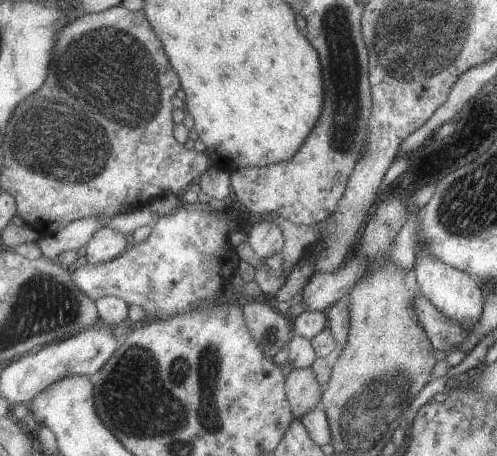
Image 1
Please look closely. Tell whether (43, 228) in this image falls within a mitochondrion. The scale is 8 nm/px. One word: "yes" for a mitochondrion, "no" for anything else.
no

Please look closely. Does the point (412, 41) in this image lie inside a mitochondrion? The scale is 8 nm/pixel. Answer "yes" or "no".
yes

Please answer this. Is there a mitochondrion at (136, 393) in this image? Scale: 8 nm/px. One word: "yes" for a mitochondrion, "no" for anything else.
yes

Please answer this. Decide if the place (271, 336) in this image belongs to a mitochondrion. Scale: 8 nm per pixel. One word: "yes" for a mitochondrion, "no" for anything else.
yes

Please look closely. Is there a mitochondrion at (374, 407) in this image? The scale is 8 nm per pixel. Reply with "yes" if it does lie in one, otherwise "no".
yes

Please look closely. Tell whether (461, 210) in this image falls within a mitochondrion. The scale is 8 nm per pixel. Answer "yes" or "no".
yes

